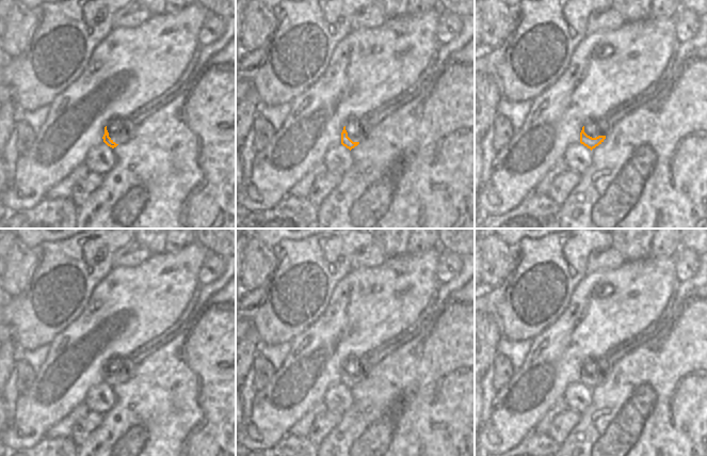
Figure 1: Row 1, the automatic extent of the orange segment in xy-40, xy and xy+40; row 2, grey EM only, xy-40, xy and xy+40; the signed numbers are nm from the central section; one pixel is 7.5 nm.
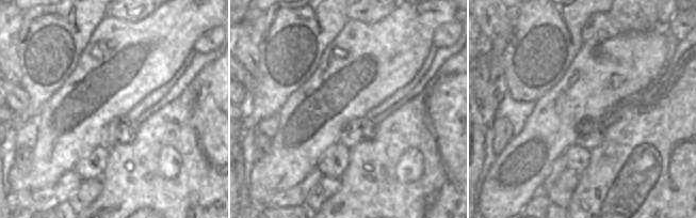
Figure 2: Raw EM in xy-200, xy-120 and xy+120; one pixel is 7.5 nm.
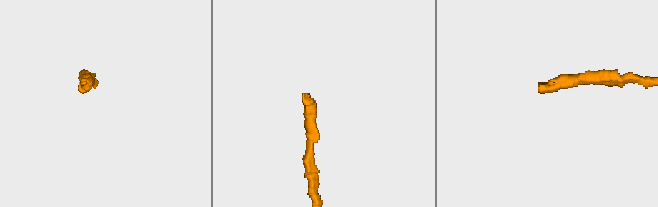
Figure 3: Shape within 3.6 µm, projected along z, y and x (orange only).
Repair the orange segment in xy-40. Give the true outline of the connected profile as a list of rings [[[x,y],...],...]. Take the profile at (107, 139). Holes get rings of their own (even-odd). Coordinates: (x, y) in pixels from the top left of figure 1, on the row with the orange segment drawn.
[[[112,119],[105,127],[103,142],[114,148],[125,144],[134,135],[136,125],[129,119]]]

